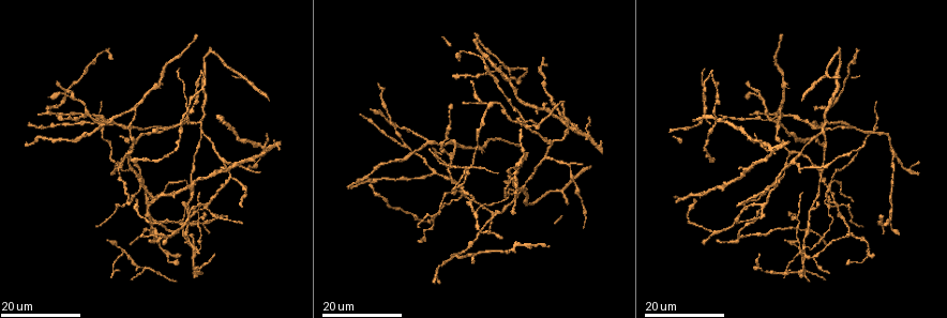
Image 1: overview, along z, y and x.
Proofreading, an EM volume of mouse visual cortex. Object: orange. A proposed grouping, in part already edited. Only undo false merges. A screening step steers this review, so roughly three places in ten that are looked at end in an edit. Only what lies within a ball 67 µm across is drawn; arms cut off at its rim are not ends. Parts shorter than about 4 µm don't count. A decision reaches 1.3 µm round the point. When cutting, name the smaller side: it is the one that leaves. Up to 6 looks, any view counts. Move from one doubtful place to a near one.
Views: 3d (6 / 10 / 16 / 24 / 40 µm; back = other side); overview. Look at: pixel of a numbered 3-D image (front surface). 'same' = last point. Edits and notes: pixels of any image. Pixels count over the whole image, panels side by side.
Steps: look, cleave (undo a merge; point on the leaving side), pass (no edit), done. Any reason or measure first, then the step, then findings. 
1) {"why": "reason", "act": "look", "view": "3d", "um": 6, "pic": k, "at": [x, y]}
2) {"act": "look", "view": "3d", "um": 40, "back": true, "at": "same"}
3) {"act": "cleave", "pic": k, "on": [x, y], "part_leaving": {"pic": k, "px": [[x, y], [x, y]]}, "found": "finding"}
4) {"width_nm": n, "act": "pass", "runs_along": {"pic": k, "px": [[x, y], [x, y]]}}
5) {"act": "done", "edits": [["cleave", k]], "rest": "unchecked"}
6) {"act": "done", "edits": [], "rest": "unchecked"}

{"act": "look", "view": "3d", "um": 16, "pic": 1, "at": [806, 245]}

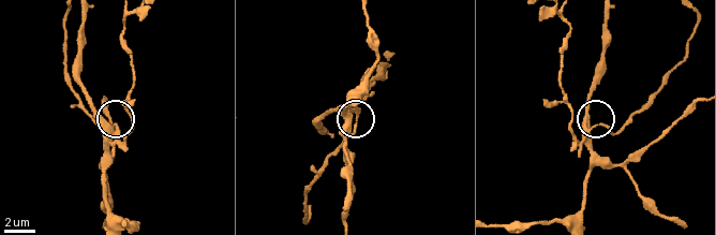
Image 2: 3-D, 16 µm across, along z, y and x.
{"why": "closer look", "act": "look", "view": "3d", "um": 6, "pic": 2, "at": [357, 113]}

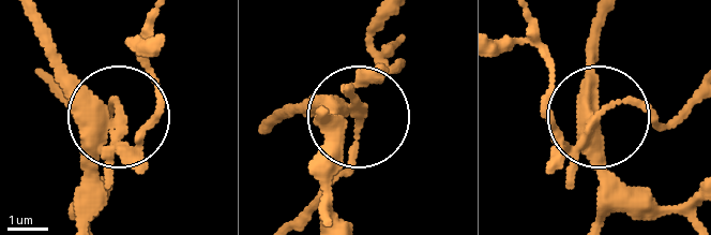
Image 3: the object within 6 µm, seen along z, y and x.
{"side_arm_um": 39, "act": "cleave", "pic": 3, "on": [351, 173], "part_leaving": {"pic": 3, "px": [[359, 112], [352, 160], [307, 211]]}, "found": "two neurons meet here"}

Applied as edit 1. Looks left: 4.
{"act": "look", "view": "overview"}

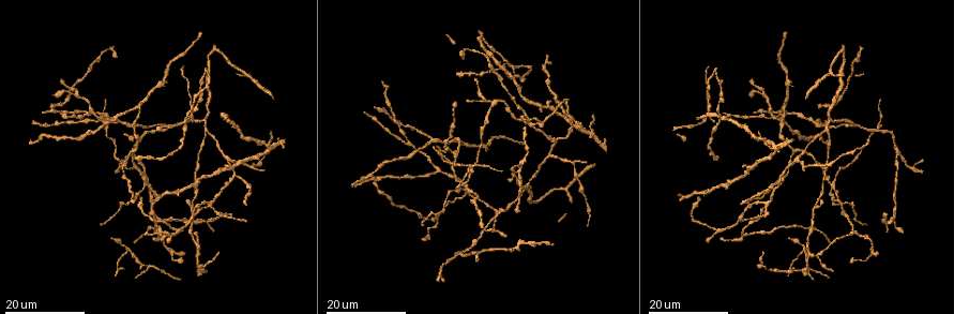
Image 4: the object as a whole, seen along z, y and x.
{"why": "three-way junction", "act": "look", "view": "3d", "um": 24, "pic": 4, "at": [492, 102]}

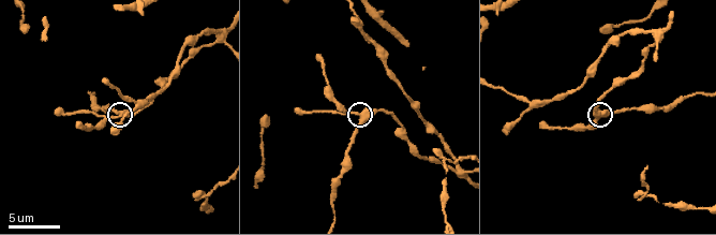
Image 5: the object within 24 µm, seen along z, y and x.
{"act": "look", "view": "3d", "um": 10, "pic": 5, "at": [361, 117]}

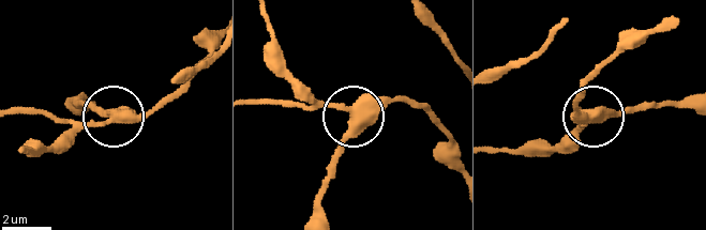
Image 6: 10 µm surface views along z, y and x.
{"arms": 3, "act": "pass", "runs_along": {"pic": 6, "px": [[453, 138], [429, 114], [397, 102], [355, 112], [295, 104]]}, "found": "one neuron here"}

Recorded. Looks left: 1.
{"act": "done", "edits": [["cleave", 3]], "rest": "unchecked"}

